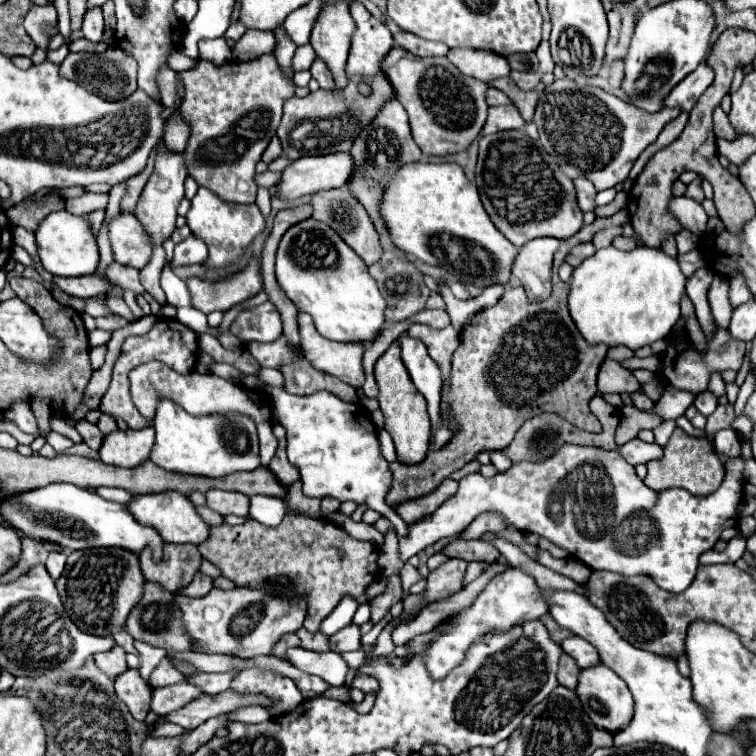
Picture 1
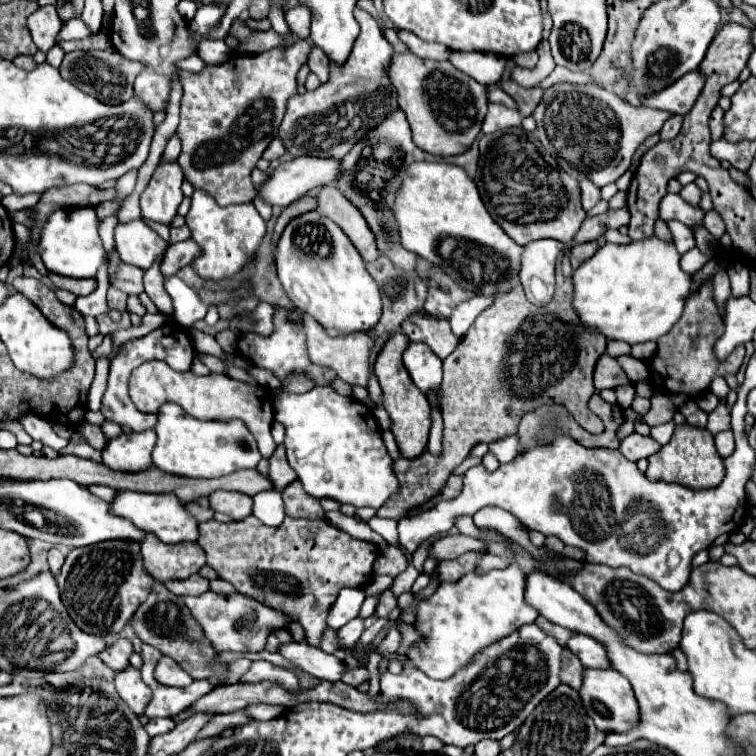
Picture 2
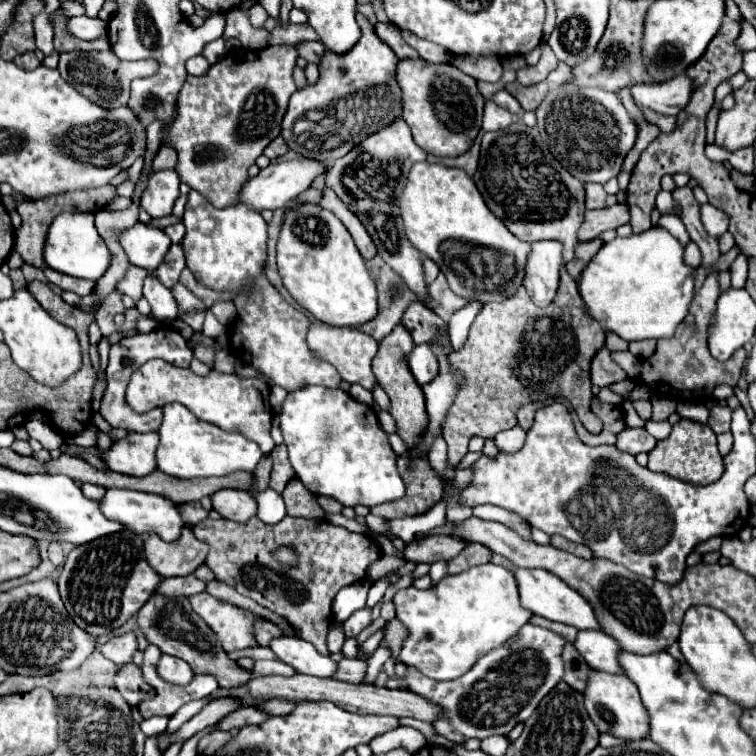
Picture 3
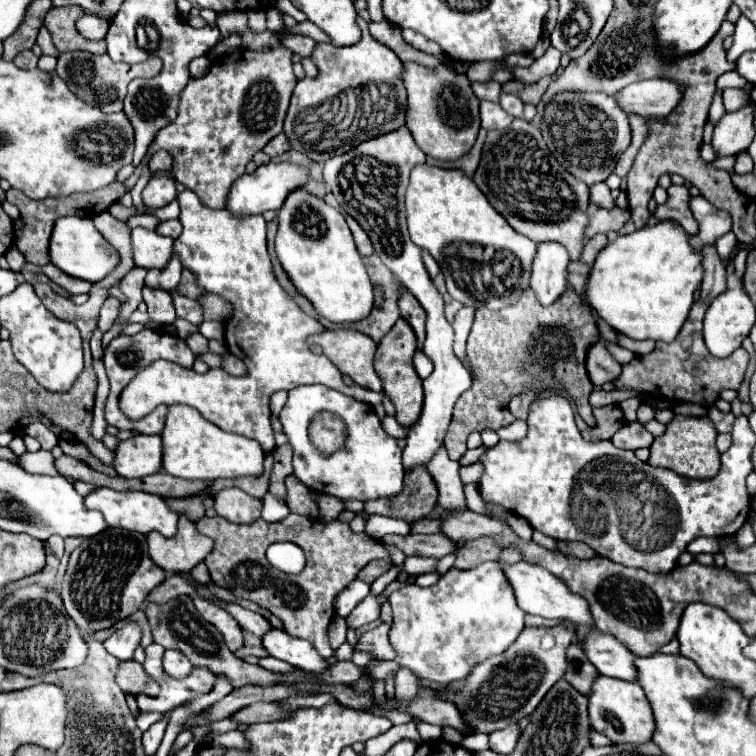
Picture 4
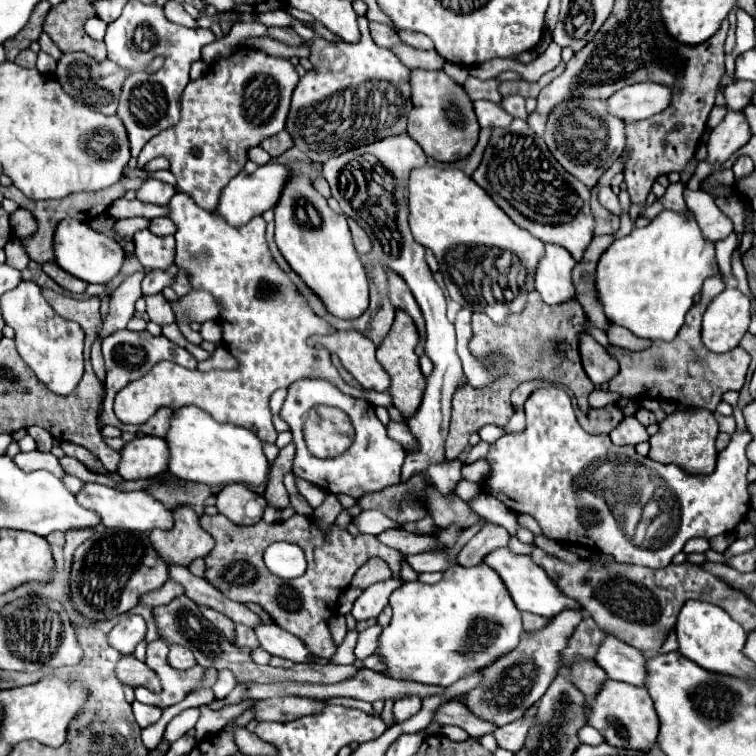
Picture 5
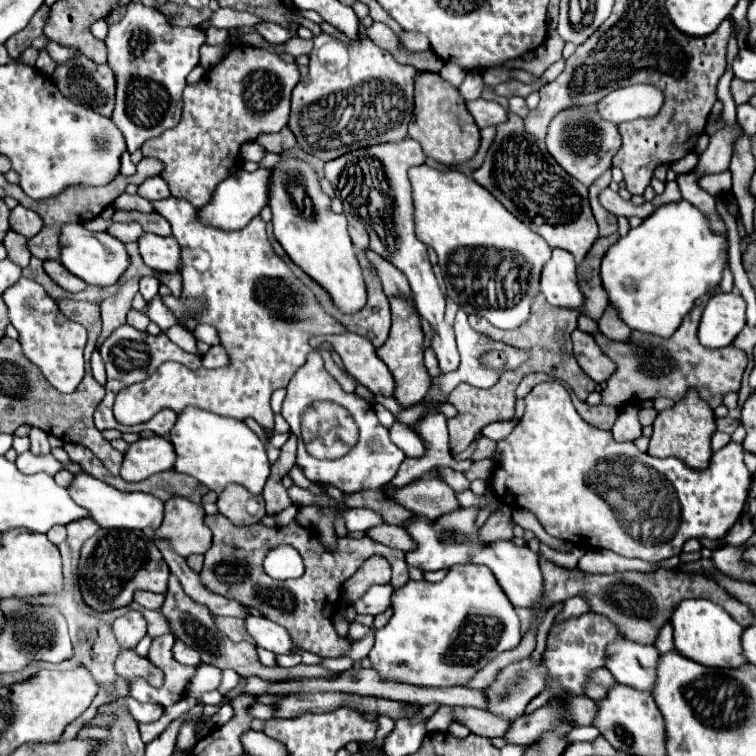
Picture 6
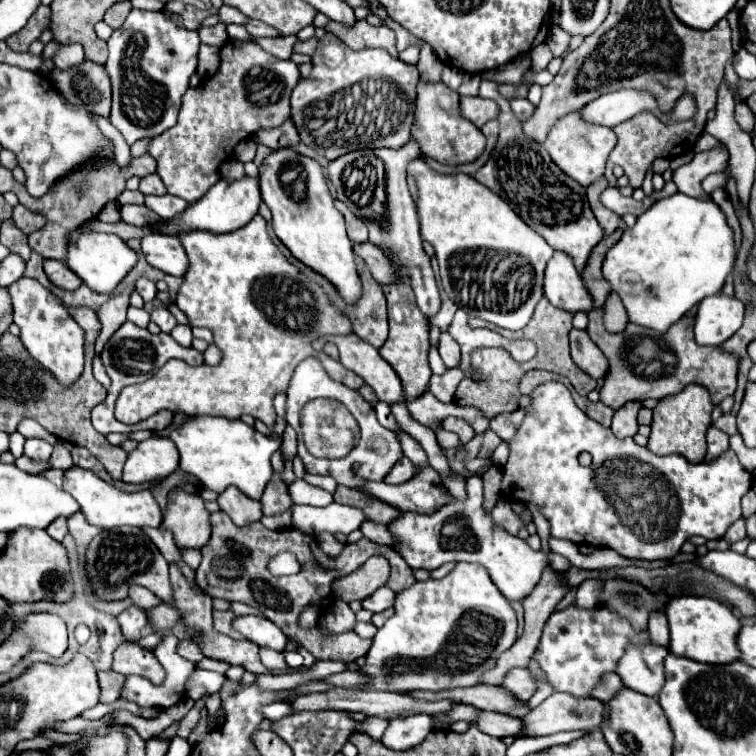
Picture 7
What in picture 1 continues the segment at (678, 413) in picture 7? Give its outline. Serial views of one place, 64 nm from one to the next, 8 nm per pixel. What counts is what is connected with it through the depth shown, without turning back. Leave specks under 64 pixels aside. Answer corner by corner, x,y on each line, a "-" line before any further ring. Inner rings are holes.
676,428
668,444
664,446
664,456
660,460
648,462
648,474
644,484
656,490
664,488
684,488
696,496
706,496
714,492
724,480
724,464
714,452
708,436
690,436
682,428

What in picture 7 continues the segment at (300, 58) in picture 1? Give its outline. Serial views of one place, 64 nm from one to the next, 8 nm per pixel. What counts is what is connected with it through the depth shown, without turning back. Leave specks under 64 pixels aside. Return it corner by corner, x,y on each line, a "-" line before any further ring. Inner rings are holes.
228,40
222,48
220,48
220,70
206,82
206,84
200,84
196,88
190,88
184,96
182,96
182,106
180,106
180,114
178,114
178,122
176,126
168,128
168,132
164,132
164,136
156,136
148,148
150,156
156,160
156,174
162,178
162,182
166,184
166,190
178,198
184,198
186,202
196,202
202,194
206,194
206,190
216,184
220,180
218,176
218,166
224,162
224,160
230,160
232,158
232,148
244,140
244,138
250,138
256,130
260,128
272,128
272,126
280,126
288,116
290,116
290,94
292,94
292,88
298,84
300,80
300,72
298,72
298,66
292,62
292,60
280,60
268,52
264,52
260,48
260,44
252,42
252,40

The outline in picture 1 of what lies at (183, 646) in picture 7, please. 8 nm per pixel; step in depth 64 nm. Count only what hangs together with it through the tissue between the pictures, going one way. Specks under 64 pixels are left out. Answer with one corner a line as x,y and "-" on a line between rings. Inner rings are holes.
168,656
156,666
156,670
150,676
150,686
154,688
162,688
162,686
170,686
170,684
184,684
186,676
174,668
174,664
168,660

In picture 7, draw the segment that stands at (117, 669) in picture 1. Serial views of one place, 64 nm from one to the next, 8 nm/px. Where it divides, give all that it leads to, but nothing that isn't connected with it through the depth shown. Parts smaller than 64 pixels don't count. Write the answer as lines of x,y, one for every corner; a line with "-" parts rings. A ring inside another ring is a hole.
130,606
122,614
118,614
118,622
126,640
140,640
144,626
148,624
146,612
142,608

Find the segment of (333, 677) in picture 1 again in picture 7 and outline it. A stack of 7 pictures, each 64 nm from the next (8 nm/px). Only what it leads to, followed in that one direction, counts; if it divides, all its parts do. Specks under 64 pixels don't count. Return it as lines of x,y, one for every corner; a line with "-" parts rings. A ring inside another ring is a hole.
252,614
236,616
232,620
232,628
236,632
240,632
246,640
250,640
258,646
264,646
264,648
272,648
272,650
282,652
286,646
284,632
274,622
270,622
268,618
252,616

